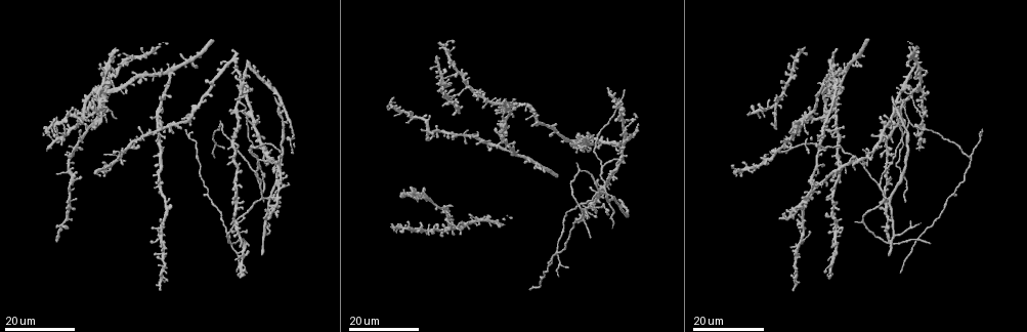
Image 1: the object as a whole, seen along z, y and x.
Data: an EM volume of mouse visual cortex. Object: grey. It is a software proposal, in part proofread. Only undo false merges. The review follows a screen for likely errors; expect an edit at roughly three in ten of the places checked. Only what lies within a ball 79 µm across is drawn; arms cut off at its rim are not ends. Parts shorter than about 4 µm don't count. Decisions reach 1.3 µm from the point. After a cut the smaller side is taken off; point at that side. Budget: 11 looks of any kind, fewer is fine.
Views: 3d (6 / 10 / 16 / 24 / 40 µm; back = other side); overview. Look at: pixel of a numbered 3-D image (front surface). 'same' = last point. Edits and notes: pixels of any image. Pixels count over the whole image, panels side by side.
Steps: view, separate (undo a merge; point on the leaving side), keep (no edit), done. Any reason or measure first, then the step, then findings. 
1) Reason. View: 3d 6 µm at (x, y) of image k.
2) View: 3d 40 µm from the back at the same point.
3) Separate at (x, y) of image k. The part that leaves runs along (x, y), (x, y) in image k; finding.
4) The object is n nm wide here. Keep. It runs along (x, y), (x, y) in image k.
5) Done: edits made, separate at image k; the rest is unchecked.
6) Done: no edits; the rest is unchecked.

Side arm on a straight run. View: 3d 16 µm at (844, 75) of image 1.

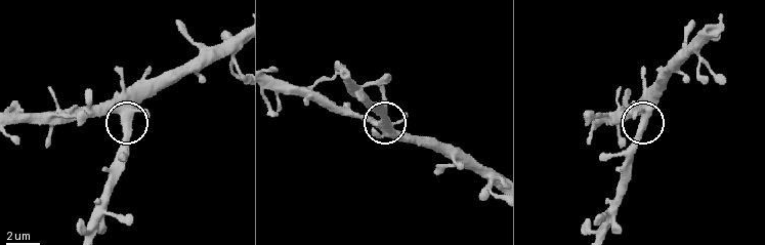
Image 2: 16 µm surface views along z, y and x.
View: 3d 10 µm at (386, 124) of image 2.

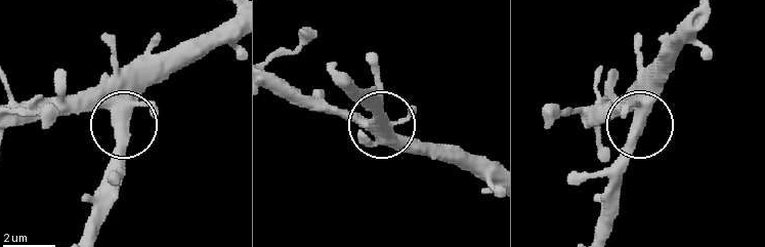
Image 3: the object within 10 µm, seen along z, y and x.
View: 3d 6 µm at (123, 118) of image 3.

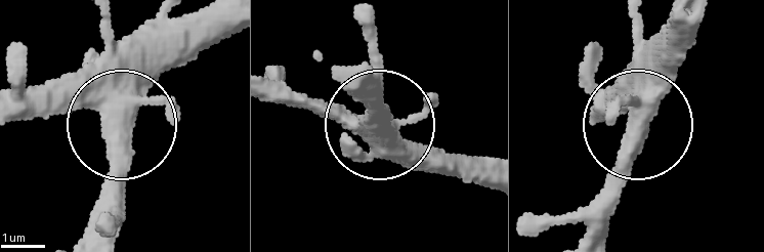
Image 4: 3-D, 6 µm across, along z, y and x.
The side arm is 28 µm long. Keep. It runs along (590, 226), (655, 83), (671, 20) in image 4; one neuron here.

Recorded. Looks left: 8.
Three arms meet. View: 3d 16 µm at (258, 185) of image 1.

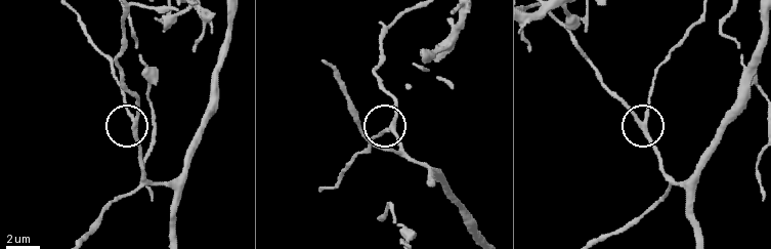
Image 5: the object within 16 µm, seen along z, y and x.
View: 3d 10 µm at (133, 125) of image 5.

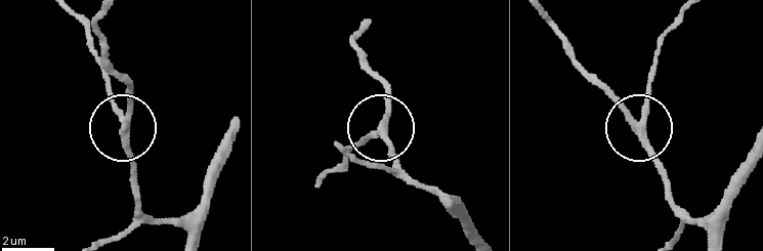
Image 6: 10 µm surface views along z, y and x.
The object is 250 nm wide here. Keep. All the same neuron.

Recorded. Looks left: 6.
Calibre changes. View: 3d 24 µm at (264, 177) of image 1.

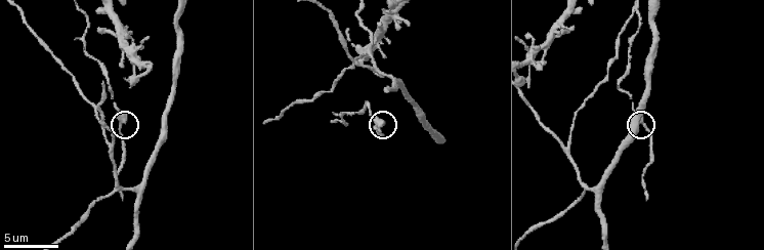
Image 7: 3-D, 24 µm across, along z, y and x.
View: 3d 10 µm at (123, 122) of image 7.

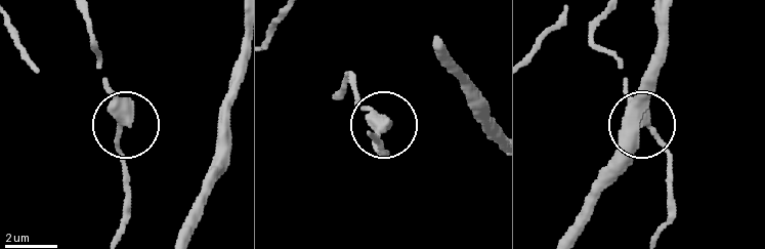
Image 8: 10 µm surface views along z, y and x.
The object is 360 nm wide here. Keep. It runs along (80, 13), (124, 126), (115, 146), (122, 176) in image 8; one neuron here.

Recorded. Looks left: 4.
Thin neck. View: 3d 24 µm at (209, 190) of image 1.

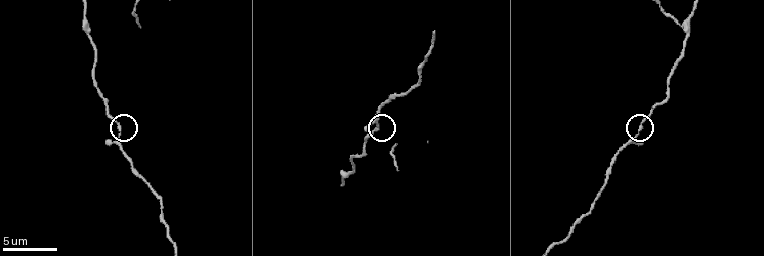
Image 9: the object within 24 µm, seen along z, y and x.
View: 3d 10 µm at (637, 132) of image 9.

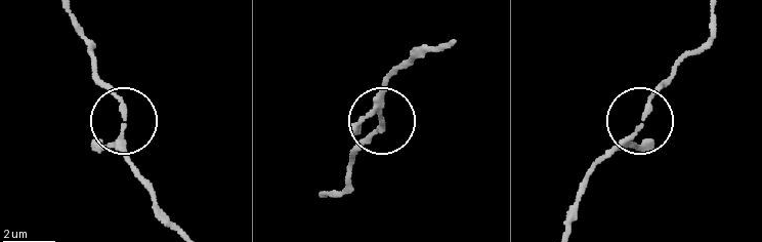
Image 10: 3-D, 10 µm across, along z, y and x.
Keep. It runs along (563, 231), (588, 177), (628, 138), (672, 74) in image 10; one neuron here.

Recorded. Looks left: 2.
A fork. View: 3d 24 µm at (260, 160) of image 1.

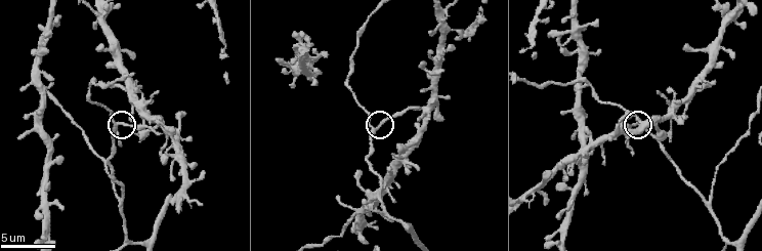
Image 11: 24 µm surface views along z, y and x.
Zoom in. View: 3d 6 µm at (375, 129) of image 11.

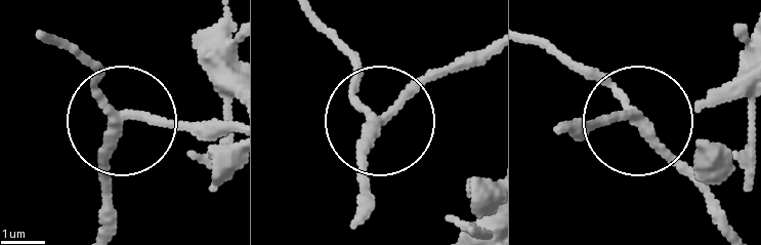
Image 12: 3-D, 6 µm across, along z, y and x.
3 arms meet here. Keep. All the same neuron.

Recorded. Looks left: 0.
Done: no edits; the rest is unchecked.

